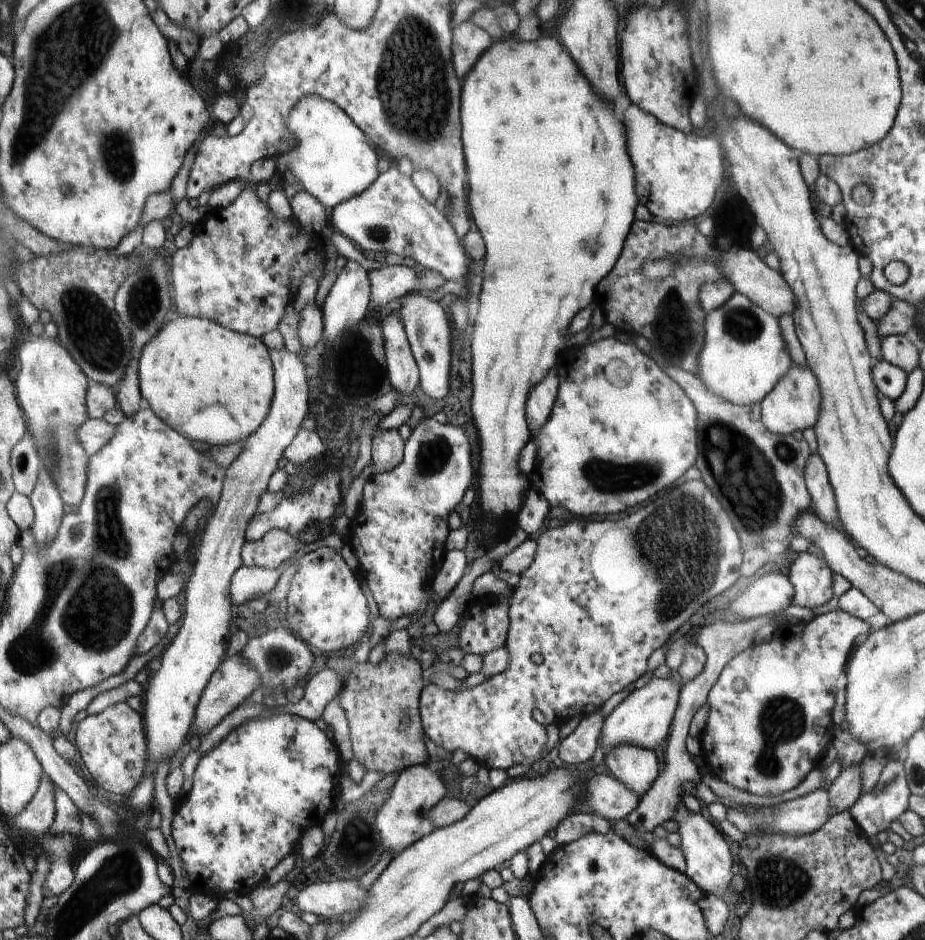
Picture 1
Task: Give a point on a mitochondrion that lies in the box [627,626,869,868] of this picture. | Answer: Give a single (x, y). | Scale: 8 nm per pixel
(782, 720)

